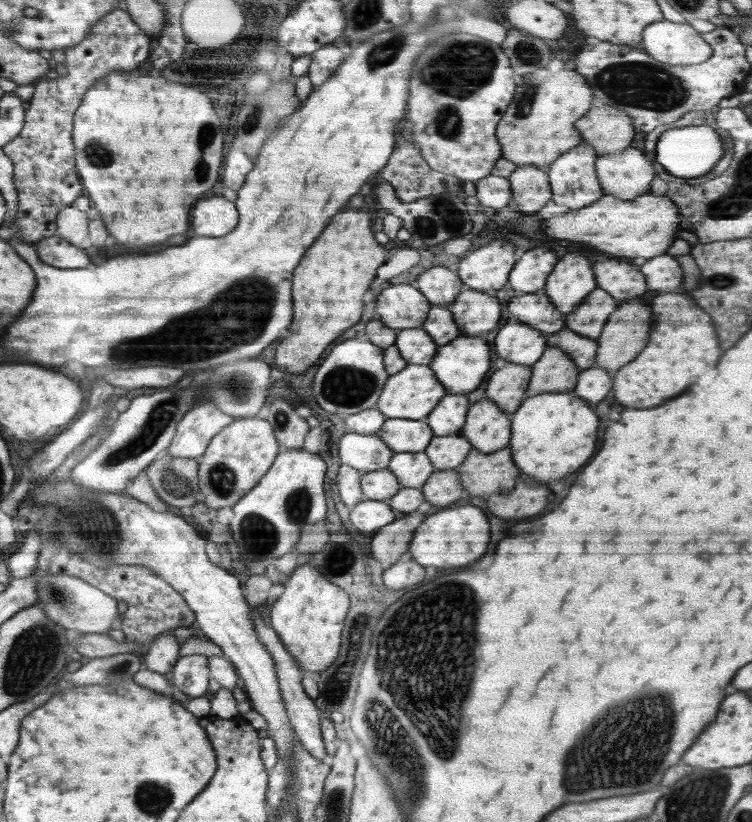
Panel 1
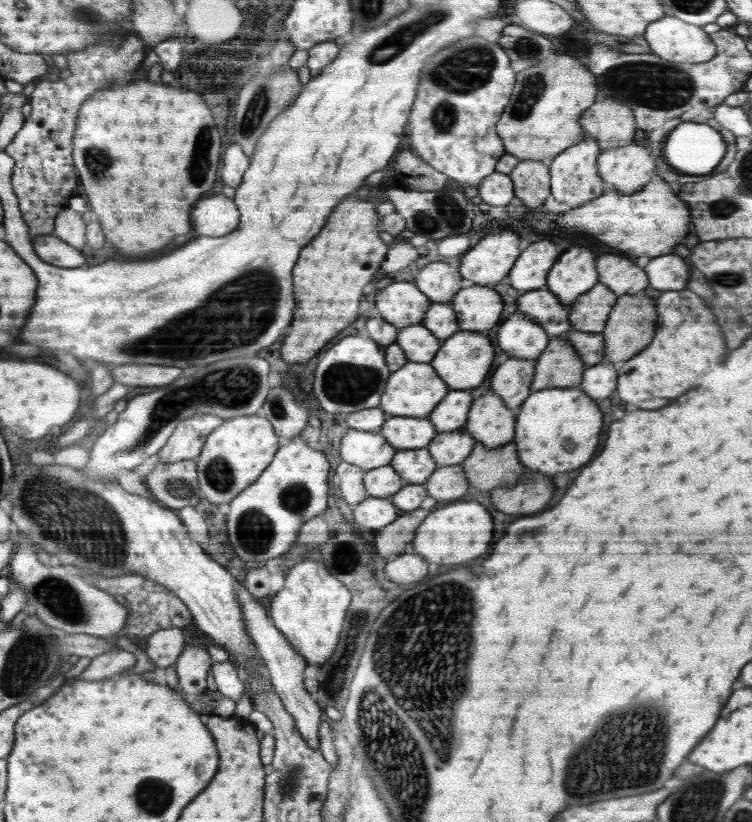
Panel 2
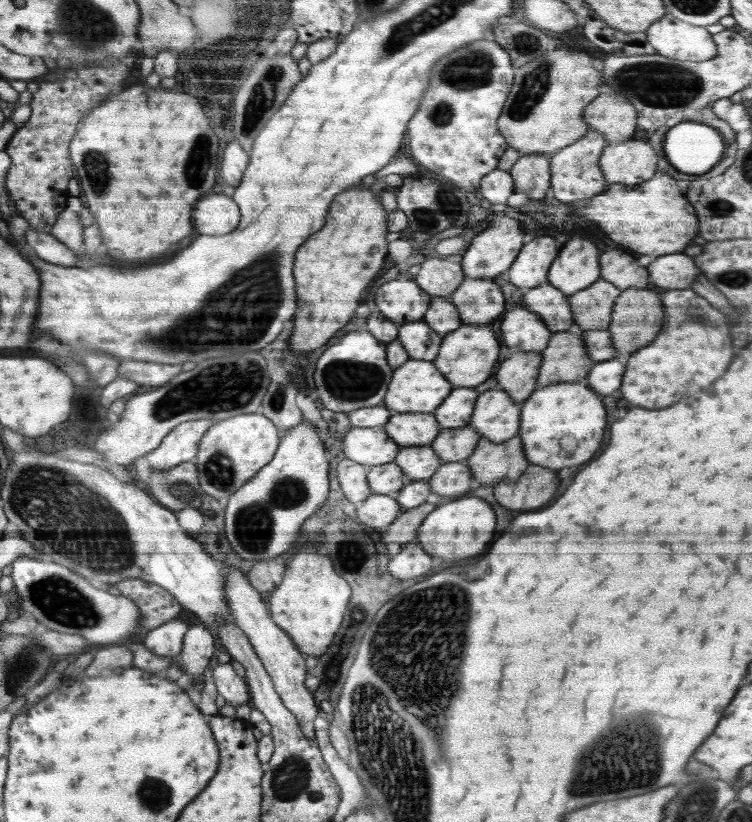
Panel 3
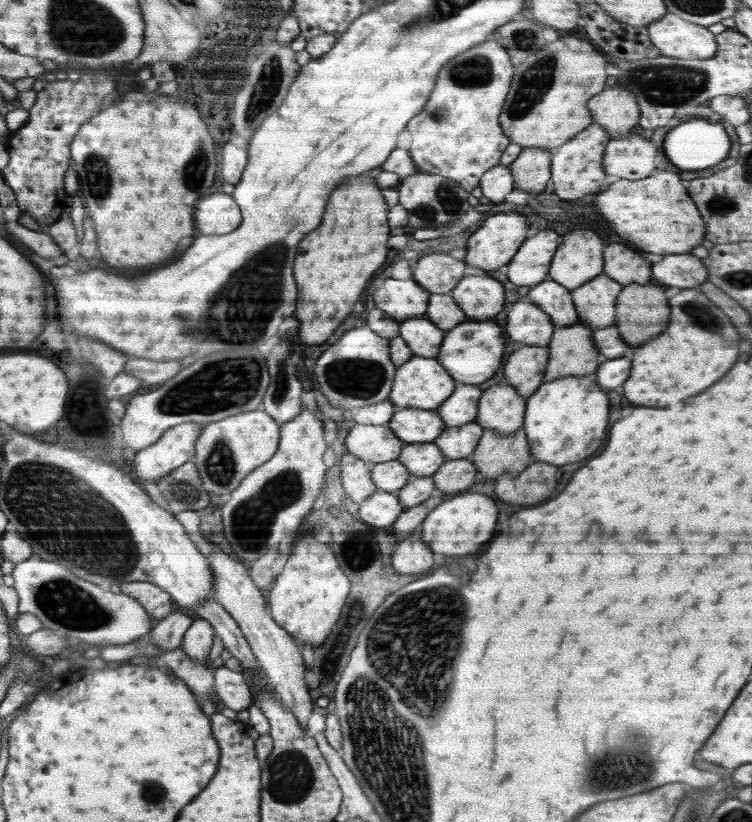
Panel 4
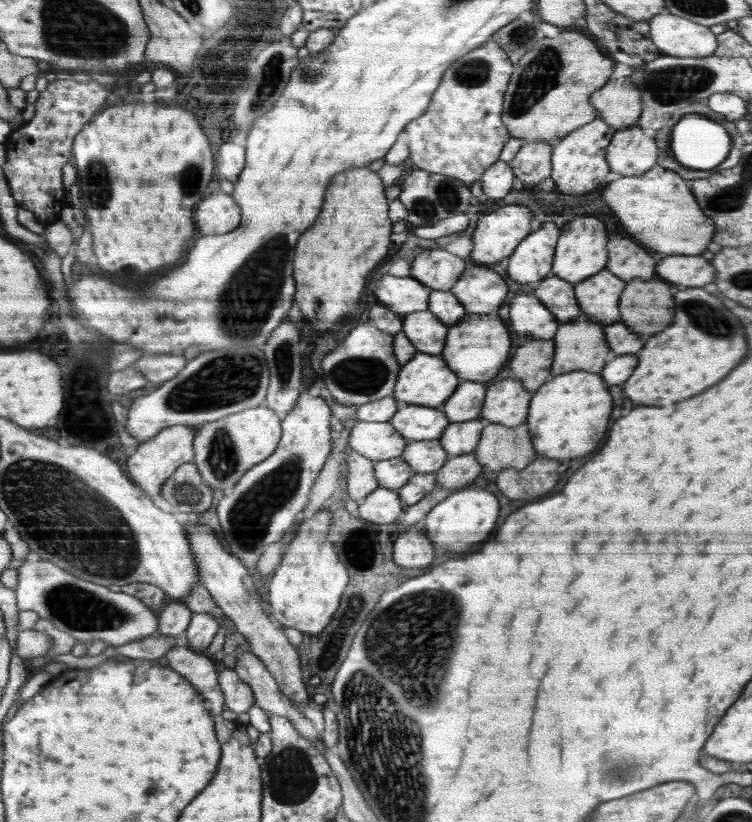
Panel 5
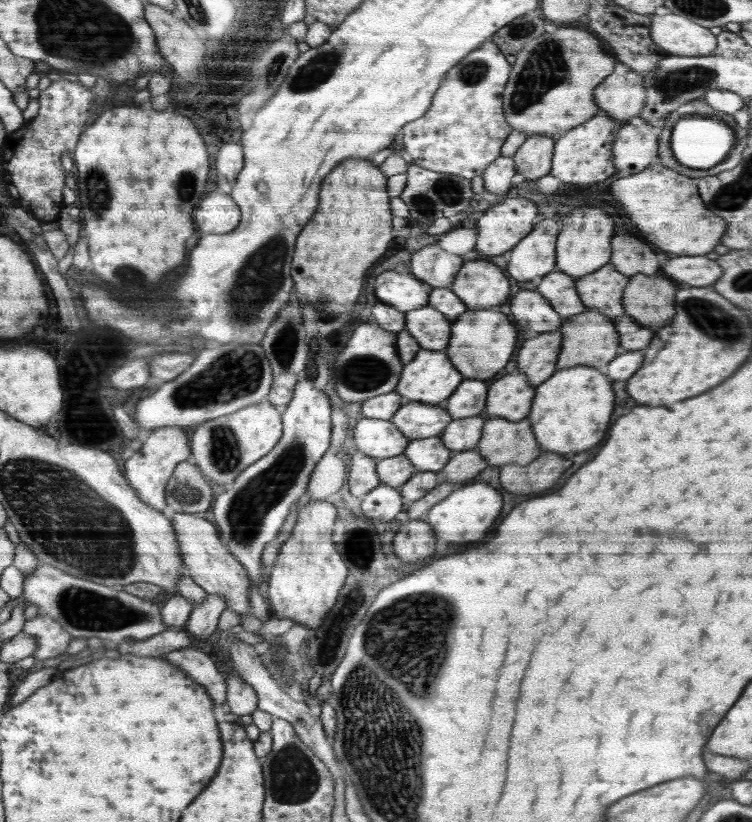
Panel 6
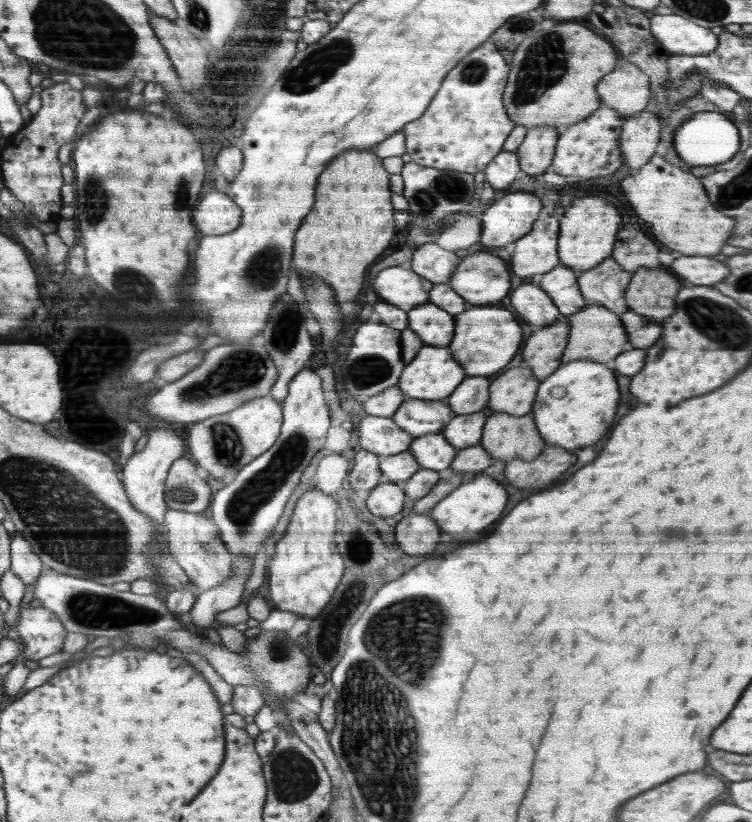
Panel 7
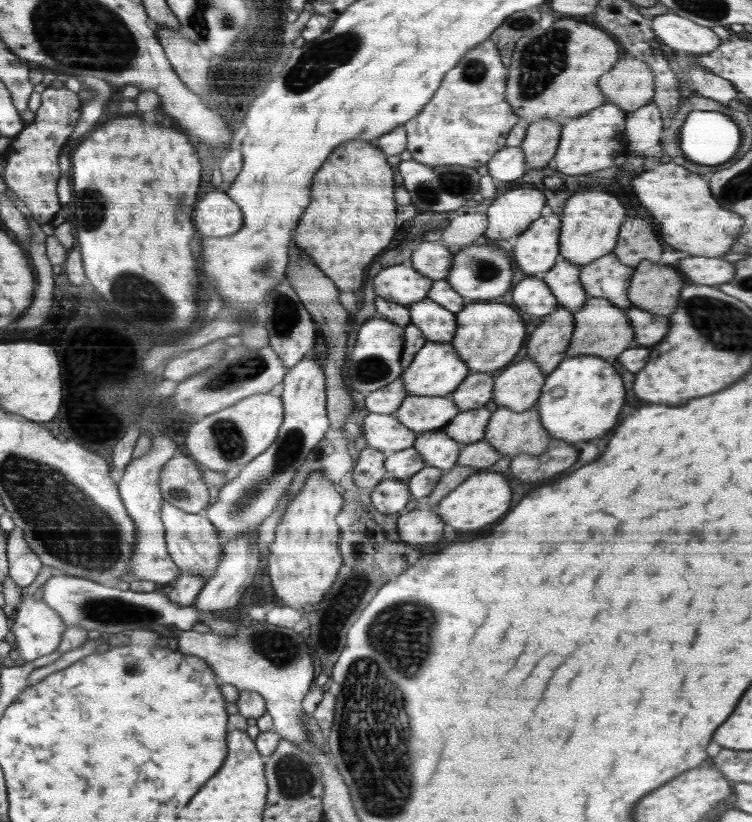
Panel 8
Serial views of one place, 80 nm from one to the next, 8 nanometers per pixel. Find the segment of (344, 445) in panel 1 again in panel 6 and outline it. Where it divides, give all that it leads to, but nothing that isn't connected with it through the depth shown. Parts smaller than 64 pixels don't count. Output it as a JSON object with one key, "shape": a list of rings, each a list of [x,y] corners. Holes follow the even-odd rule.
{"shape":[[[363,418],[353,430],[358,451],[376,460],[403,454],[410,442],[392,421],[378,418]]]}

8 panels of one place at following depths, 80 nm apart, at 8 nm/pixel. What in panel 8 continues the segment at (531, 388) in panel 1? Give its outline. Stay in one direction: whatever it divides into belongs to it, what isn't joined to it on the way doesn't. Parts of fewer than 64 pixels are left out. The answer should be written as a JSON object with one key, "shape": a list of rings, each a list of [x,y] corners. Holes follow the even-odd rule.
{"shape":[[[589,298],[584,306],[574,314],[574,330],[572,340],[565,356],[590,354],[607,360],[617,358],[621,352],[633,342],[634,329],[627,317],[625,309],[611,304],[605,298]]]}

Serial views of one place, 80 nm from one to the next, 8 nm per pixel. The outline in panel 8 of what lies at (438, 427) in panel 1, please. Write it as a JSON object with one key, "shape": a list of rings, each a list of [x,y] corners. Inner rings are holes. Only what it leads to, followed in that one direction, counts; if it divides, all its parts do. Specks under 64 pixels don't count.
{"shape":[[[470,373],[450,395],[458,411],[467,412],[483,408],[492,400],[495,377],[493,373]]]}

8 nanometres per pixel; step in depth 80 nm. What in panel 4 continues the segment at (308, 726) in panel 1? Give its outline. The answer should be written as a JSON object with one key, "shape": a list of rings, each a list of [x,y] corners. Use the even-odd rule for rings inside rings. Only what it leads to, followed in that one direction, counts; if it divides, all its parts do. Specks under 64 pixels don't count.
{"shape":[[[209,542],[210,554],[208,562],[211,562],[212,576],[215,580],[213,585],[213,598],[219,603],[228,614],[235,618],[235,622],[242,629],[251,649],[255,653],[255,658],[259,662],[260,668],[265,672],[267,681],[274,686],[273,692],[281,700],[288,711],[292,711],[299,721],[299,726],[306,732],[308,729],[308,718],[312,714],[312,698],[304,682],[304,664],[300,650],[296,648],[290,632],[280,628],[272,616],[266,612],[266,602],[260,596],[260,590],[256,588],[255,581],[248,576],[246,565],[232,560],[228,554],[218,550],[216,542]]]}

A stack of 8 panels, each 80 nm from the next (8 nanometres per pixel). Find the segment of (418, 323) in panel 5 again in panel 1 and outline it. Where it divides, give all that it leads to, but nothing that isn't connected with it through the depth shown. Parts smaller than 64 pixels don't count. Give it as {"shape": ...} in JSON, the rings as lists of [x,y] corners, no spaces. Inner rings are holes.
{"shape":[[[422,327],[399,331],[395,345],[407,364],[418,365],[429,365],[439,347]]]}

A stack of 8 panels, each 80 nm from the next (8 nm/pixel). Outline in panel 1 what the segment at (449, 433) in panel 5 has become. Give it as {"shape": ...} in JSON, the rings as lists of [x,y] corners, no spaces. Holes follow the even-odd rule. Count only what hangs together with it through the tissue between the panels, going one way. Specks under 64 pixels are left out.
{"shape":[[[453,433],[434,437],[423,451],[435,470],[440,471],[457,468],[472,449],[473,446],[467,438],[462,437],[460,433]]]}

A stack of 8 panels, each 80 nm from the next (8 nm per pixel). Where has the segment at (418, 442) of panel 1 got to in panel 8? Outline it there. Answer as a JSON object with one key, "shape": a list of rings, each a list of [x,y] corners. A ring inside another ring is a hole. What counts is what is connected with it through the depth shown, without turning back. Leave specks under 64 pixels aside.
{"shape":[[[409,395],[400,404],[396,413],[391,415],[396,417],[400,424],[407,426],[417,434],[421,434],[422,432],[443,430],[459,412],[458,406],[455,405],[451,395],[434,397]]]}

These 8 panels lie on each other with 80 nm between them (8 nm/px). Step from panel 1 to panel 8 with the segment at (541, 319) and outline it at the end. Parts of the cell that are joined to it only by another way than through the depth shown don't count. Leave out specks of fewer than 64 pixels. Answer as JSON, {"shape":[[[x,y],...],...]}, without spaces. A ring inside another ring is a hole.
{"shape":[[[559,259],[556,265],[547,270],[543,278],[543,281],[556,297],[557,304],[574,313],[579,311],[588,299],[579,279],[581,267]]]}

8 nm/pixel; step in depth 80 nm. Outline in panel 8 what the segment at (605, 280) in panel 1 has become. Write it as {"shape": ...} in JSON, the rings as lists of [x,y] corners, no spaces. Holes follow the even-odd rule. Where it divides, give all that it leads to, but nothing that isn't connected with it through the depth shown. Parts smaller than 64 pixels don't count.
{"shape":[[[632,218],[622,223],[613,252],[620,263],[635,267],[646,260],[658,263],[662,246],[646,220]]]}

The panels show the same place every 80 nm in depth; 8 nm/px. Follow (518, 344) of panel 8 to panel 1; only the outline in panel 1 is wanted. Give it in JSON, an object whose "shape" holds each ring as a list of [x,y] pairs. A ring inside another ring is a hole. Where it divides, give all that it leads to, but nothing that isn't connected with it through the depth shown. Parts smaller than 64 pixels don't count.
{"shape":[[[460,334],[446,346],[438,347],[436,354],[430,361],[429,367],[434,371],[438,382],[446,389],[447,394],[464,394],[476,390],[490,368],[490,346],[480,336],[460,338]]]}

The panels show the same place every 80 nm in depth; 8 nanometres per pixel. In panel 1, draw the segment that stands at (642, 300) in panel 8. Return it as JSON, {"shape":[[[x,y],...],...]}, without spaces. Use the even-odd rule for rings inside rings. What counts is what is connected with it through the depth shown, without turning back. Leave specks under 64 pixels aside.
{"shape":[[[625,300],[619,303],[619,307],[608,317],[600,336],[597,338],[598,350],[595,356],[594,366],[603,368],[608,372],[616,372],[624,364],[632,362],[640,354],[640,350],[648,342],[650,334],[650,320],[652,313],[648,310],[649,303],[638,302],[638,300]]]}

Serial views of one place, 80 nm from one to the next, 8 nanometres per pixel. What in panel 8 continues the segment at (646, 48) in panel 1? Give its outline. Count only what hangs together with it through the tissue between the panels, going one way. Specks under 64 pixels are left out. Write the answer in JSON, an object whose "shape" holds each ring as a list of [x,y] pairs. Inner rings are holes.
{"shape":[[[676,13],[662,14],[652,20],[654,34],[675,52],[703,55],[720,46],[721,40],[711,28],[700,26]]]}

